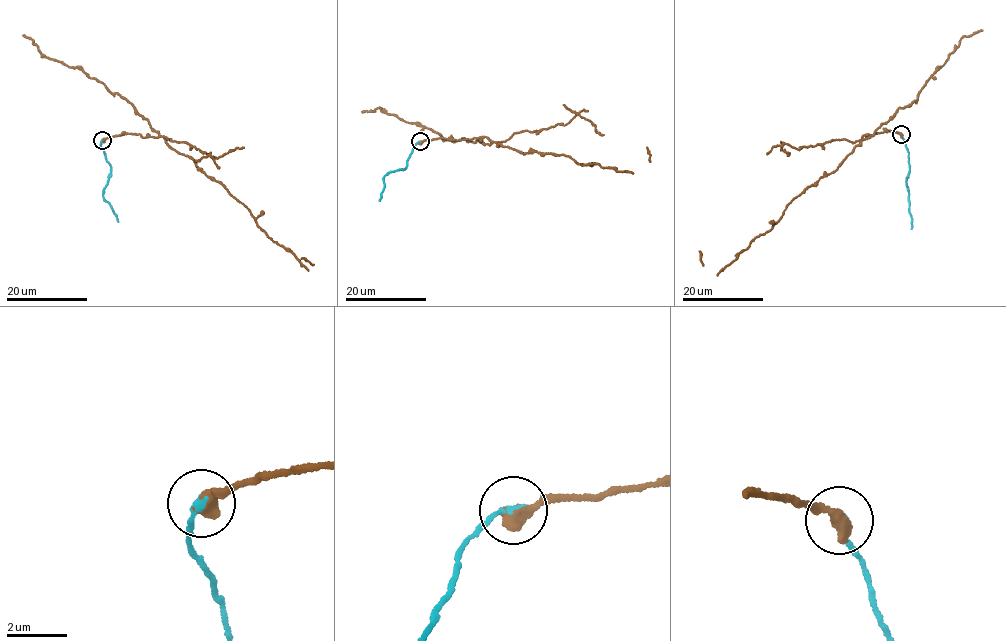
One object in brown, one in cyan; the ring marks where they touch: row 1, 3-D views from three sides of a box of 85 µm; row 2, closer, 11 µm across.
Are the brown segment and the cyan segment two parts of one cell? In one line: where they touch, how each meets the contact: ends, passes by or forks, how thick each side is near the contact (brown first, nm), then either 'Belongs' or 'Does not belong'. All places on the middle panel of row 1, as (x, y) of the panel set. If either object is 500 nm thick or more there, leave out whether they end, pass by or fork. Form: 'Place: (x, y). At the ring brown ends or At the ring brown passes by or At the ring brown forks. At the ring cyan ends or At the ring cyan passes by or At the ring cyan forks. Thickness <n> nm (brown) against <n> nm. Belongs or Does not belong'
Place: (420, 141). Thickness 500 nm (brown) against 300 nm. Does not belong

